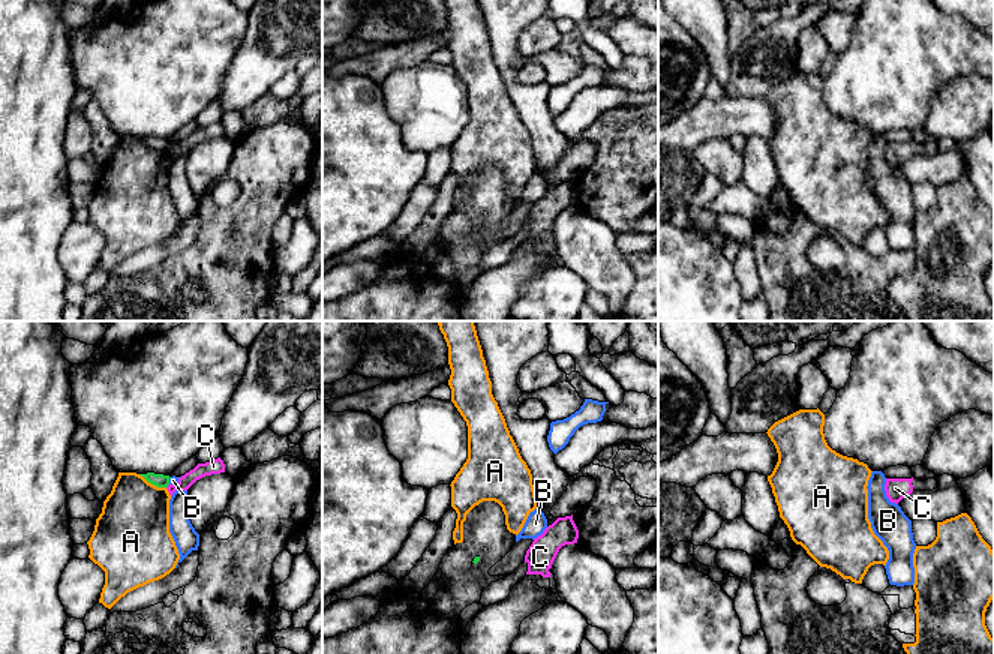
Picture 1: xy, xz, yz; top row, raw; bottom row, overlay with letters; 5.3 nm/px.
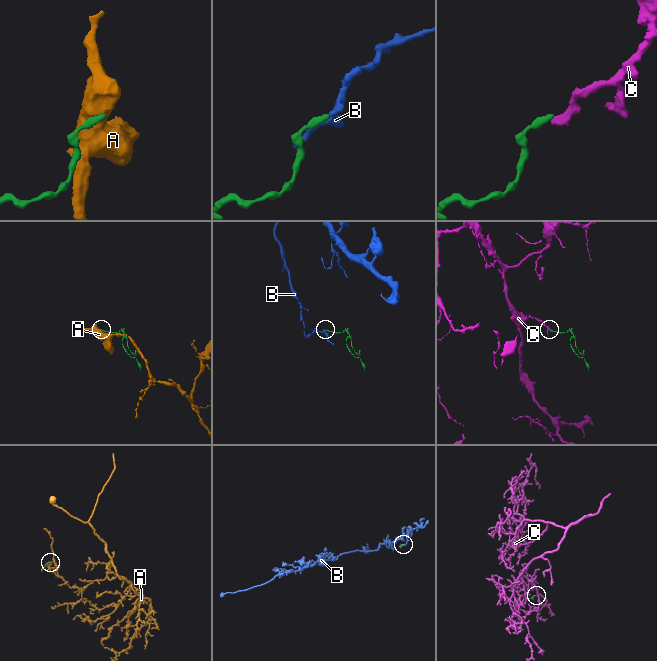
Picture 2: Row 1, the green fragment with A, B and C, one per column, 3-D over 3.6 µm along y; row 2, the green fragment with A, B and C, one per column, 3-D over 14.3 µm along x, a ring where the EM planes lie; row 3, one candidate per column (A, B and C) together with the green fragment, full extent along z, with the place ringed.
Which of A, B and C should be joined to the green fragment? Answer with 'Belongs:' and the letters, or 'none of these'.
Belongs: none of these

